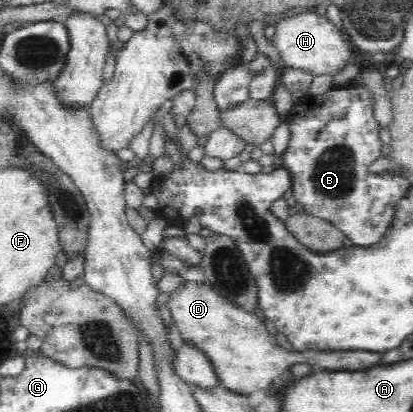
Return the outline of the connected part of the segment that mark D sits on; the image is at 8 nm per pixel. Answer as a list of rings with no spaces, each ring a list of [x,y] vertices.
[[[187,282],[183,288],[177,289],[171,293],[171,300],[168,304],[163,300],[162,307],[169,307],[173,324],[179,328],[182,338],[197,348],[200,348],[209,360],[215,366],[215,373],[219,377],[220,385],[227,388],[229,391],[248,395],[259,390],[269,389],[271,384],[285,372],[289,371],[294,364],[311,364],[314,372],[318,371],[355,371],[361,368],[369,368],[373,364],[377,364],[379,354],[371,354],[371,352],[329,352],[308,350],[303,352],[284,349],[277,344],[276,337],[271,335],[266,324],[261,323],[260,319],[250,312],[242,310],[227,298],[220,296],[214,288],[209,284],[194,284]]]

